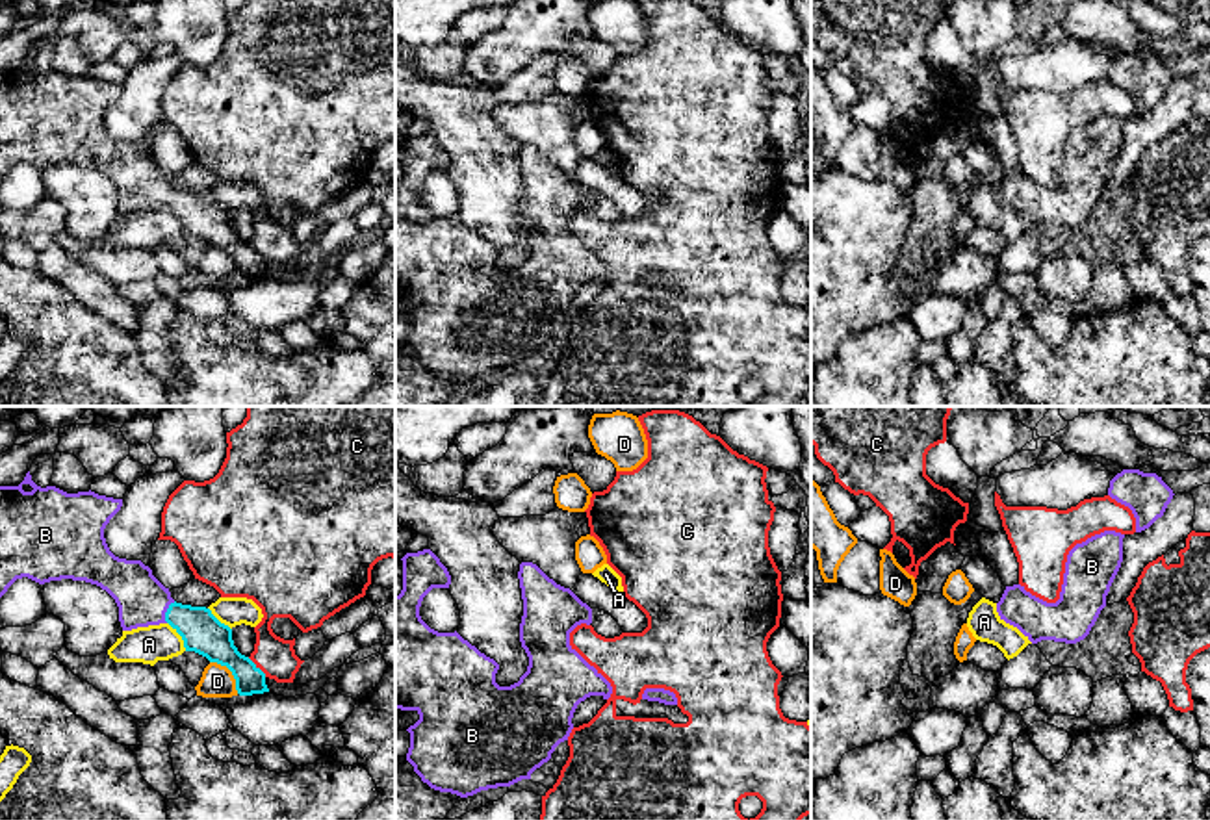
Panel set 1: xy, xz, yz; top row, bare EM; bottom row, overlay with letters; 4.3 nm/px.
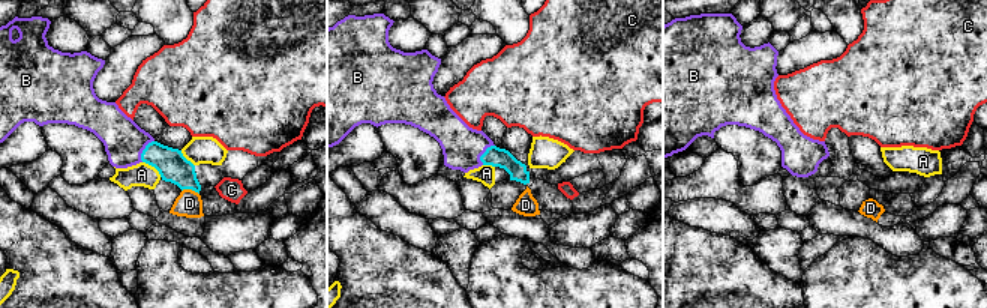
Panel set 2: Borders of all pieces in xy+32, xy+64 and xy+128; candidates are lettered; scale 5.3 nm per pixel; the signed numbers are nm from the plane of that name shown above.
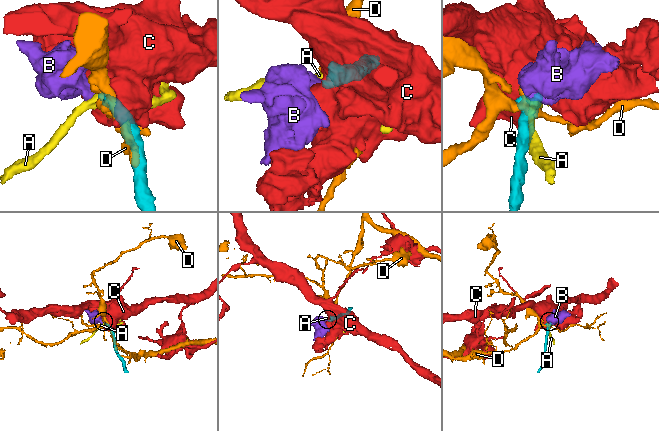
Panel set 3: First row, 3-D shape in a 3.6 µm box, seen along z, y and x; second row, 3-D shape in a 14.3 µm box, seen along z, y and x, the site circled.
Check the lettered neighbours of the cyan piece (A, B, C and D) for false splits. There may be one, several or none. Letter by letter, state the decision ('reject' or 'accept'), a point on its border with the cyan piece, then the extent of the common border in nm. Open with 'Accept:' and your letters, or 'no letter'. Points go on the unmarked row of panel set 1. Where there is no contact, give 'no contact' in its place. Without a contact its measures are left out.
Accept: B
A: reject | xy (180, 219) | 150 nm
B: accept | xy (167, 195) | 100 nm
C: reject | xy (255, 251) | 120 nm
D: reject | xy (231, 255) | 190 nm

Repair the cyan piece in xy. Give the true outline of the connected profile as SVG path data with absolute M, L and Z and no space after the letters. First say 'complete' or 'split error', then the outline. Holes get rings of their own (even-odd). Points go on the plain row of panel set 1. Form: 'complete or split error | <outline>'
split error | M30 56L19 70L0 70L0 182L22 161L39 169L61 163L97 169L115 184L122 215L169 208L182 221L186 236L195 236L232 256L239 280L269 276L265 258L238 236L232 213L210 193L176 187L148 150L119 143L109 135L104 113L121 91L122 83L91 74L67 78L56 70L41 72Z

